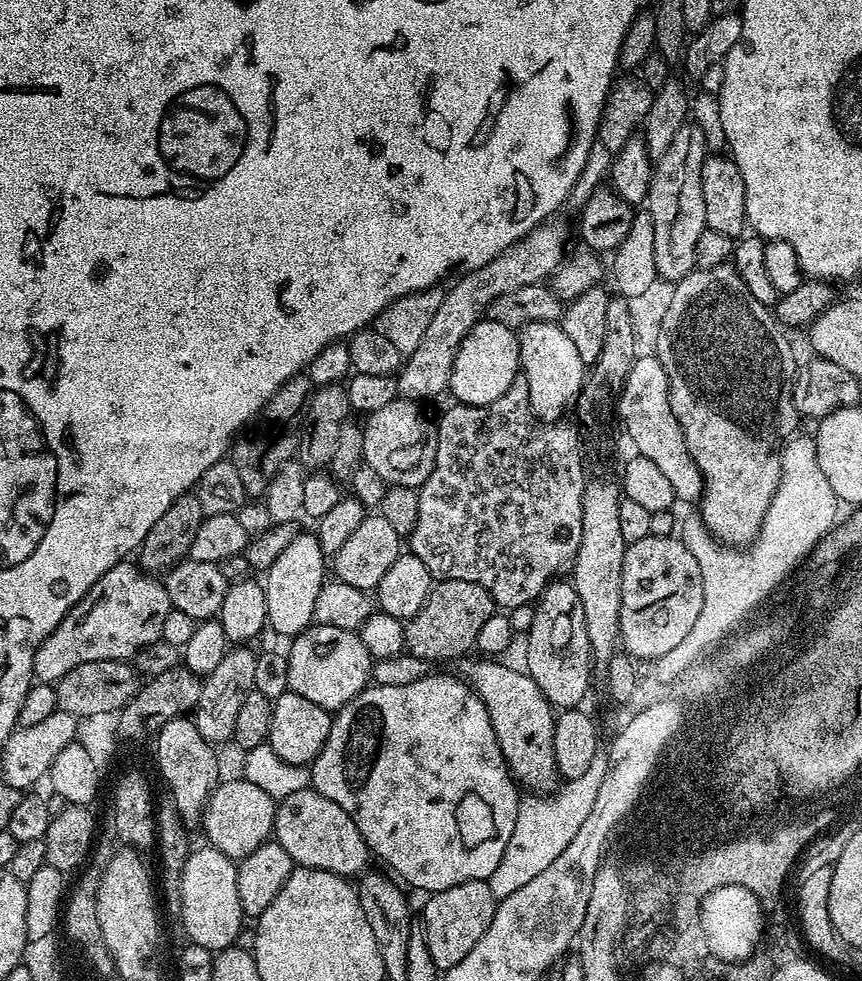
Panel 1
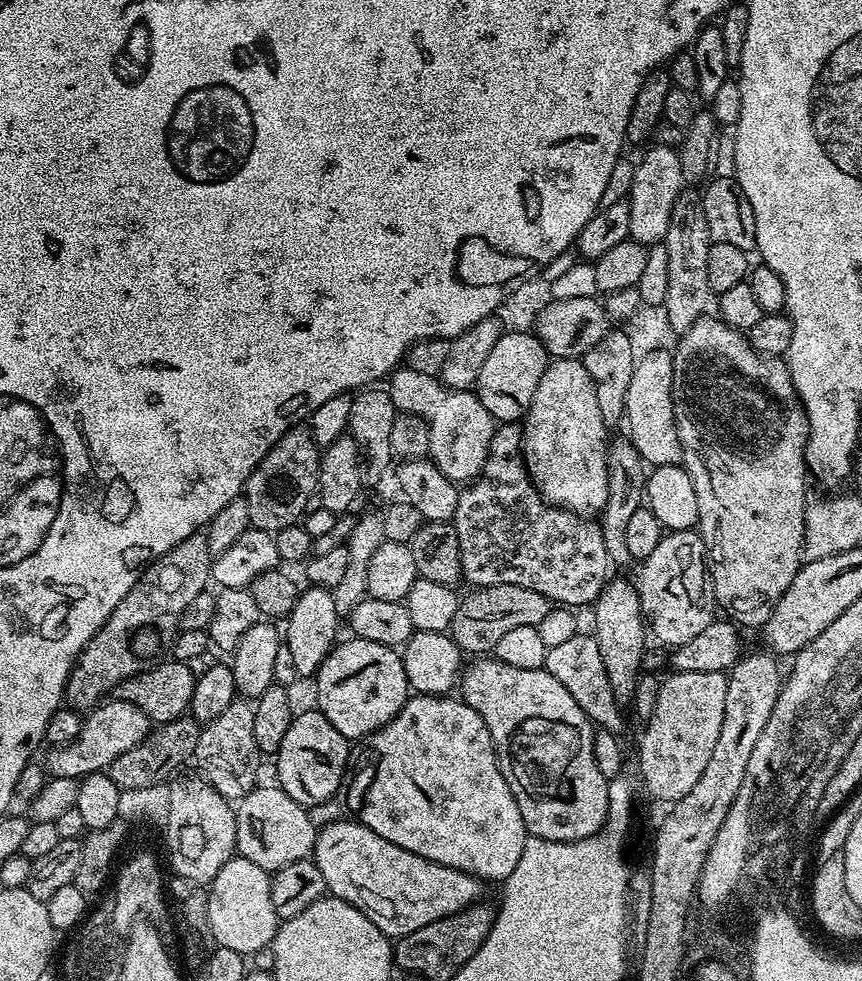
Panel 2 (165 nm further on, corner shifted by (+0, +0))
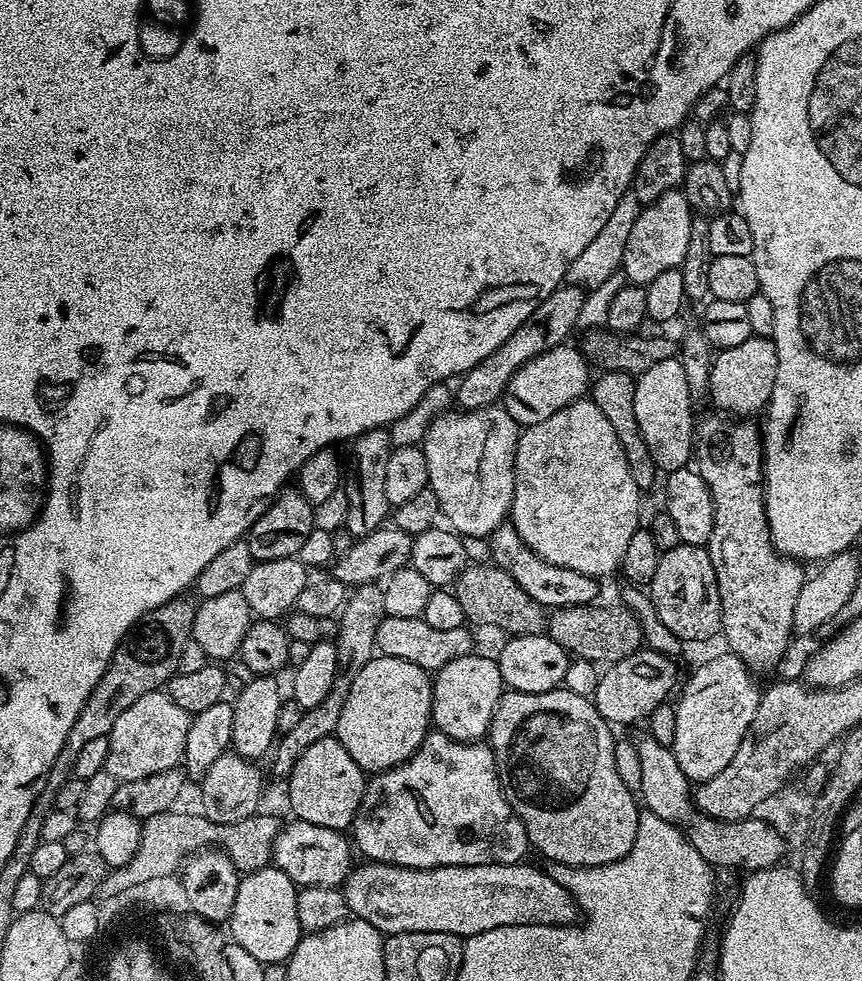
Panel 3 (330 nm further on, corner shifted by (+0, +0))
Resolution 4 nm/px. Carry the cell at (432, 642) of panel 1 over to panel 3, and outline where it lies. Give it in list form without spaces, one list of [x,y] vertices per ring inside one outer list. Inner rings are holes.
[[[593,602],[573,608],[555,609],[547,617],[546,635],[573,657],[599,662],[604,666],[616,664],[622,658],[641,651],[644,634],[634,613],[623,606],[599,608],[598,605],[599,603]]]

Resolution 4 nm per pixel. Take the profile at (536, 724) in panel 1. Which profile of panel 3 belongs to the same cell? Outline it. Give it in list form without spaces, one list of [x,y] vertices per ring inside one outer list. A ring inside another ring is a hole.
[[[563,686],[554,690],[546,690],[542,694],[505,691],[494,710],[494,718],[490,729],[490,747],[492,753],[496,756],[496,772],[500,776],[500,785],[504,788],[504,796],[523,822],[529,845],[535,851],[537,848],[546,859],[552,860],[553,865],[565,864],[571,868],[606,866],[610,862],[621,860],[634,844],[634,838],[638,832],[638,818],[642,808],[637,797],[626,786],[626,782],[622,782],[622,778],[618,778],[618,770],[614,770],[614,750],[612,749],[614,735],[612,736],[611,731],[613,732],[613,729],[608,721],[601,718],[595,703],[589,697],[574,694],[570,689]]]

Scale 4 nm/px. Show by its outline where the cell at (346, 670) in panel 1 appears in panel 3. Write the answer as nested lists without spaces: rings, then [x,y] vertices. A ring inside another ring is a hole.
[[[379,654],[358,670],[334,735],[365,773],[398,766],[422,746],[432,719],[432,682],[433,677],[414,662]]]

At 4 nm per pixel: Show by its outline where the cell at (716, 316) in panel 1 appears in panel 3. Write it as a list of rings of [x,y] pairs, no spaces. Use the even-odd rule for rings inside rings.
[[[723,415],[708,416],[704,421],[697,423],[694,428],[694,467],[706,482],[710,490],[710,498],[714,502],[714,530],[707,542],[708,557],[714,566],[714,574],[718,582],[718,598],[720,599],[720,623],[722,625],[722,637],[728,643],[727,651],[736,655],[748,667],[753,674],[768,672],[780,664],[784,651],[788,648],[788,639],[794,636],[792,623],[794,622],[794,608],[797,605],[799,591],[806,581],[804,574],[805,565],[801,561],[794,560],[790,556],[781,556],[780,551],[772,545],[772,535],[768,529],[766,518],[766,506],[764,505],[764,442],[759,427],[752,425],[748,418],[725,418]]]

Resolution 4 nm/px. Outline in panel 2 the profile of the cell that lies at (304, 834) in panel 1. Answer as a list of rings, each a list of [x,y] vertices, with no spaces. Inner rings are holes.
[[[355,818],[348,820],[332,820],[316,833],[316,845],[312,847],[311,861],[322,870],[325,889],[340,900],[350,902],[378,930],[382,930],[389,938],[399,938],[406,934],[414,934],[414,930],[422,930],[422,926],[430,926],[430,922],[438,922],[438,918],[470,908],[481,899],[481,881],[475,876],[454,870],[450,866],[442,866],[438,862],[430,862],[418,854],[410,854],[410,850],[402,850],[402,846],[394,846],[394,842],[386,842],[386,838],[378,838],[374,830]]]

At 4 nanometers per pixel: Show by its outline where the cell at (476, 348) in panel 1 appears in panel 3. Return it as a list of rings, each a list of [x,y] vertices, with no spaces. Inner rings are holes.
[[[565,342],[530,358],[530,362],[526,362],[512,375],[502,407],[517,424],[527,426],[542,422],[542,418],[550,418],[550,414],[581,399],[589,391],[590,365],[584,359],[583,351],[579,347],[571,348],[570,345],[571,343]]]

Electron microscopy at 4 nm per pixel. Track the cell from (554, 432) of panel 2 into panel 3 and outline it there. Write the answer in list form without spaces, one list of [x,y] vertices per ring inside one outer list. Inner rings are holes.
[[[581,398],[572,404],[567,404],[550,414],[550,418],[542,418],[542,422],[527,425],[521,431],[516,443],[516,481],[514,482],[514,494],[512,495],[512,507],[510,509],[510,522],[518,530],[522,542],[538,558],[550,562],[559,568],[566,570],[578,570],[578,574],[603,578],[612,571],[620,568],[622,558],[626,554],[626,546],[630,543],[630,538],[641,531],[640,524],[640,496],[642,489],[634,482],[634,474],[630,474],[630,466],[622,454],[622,446],[618,442],[618,434],[614,434],[614,426],[610,426],[610,421],[606,419],[606,414],[598,410],[598,406],[591,398]]]

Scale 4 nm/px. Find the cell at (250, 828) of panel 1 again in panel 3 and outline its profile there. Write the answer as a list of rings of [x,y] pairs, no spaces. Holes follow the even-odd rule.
[[[293,819],[291,823],[285,823],[276,835],[271,863],[281,868],[297,886],[340,888],[354,867],[354,848],[349,837],[343,831],[314,826],[305,820]]]

